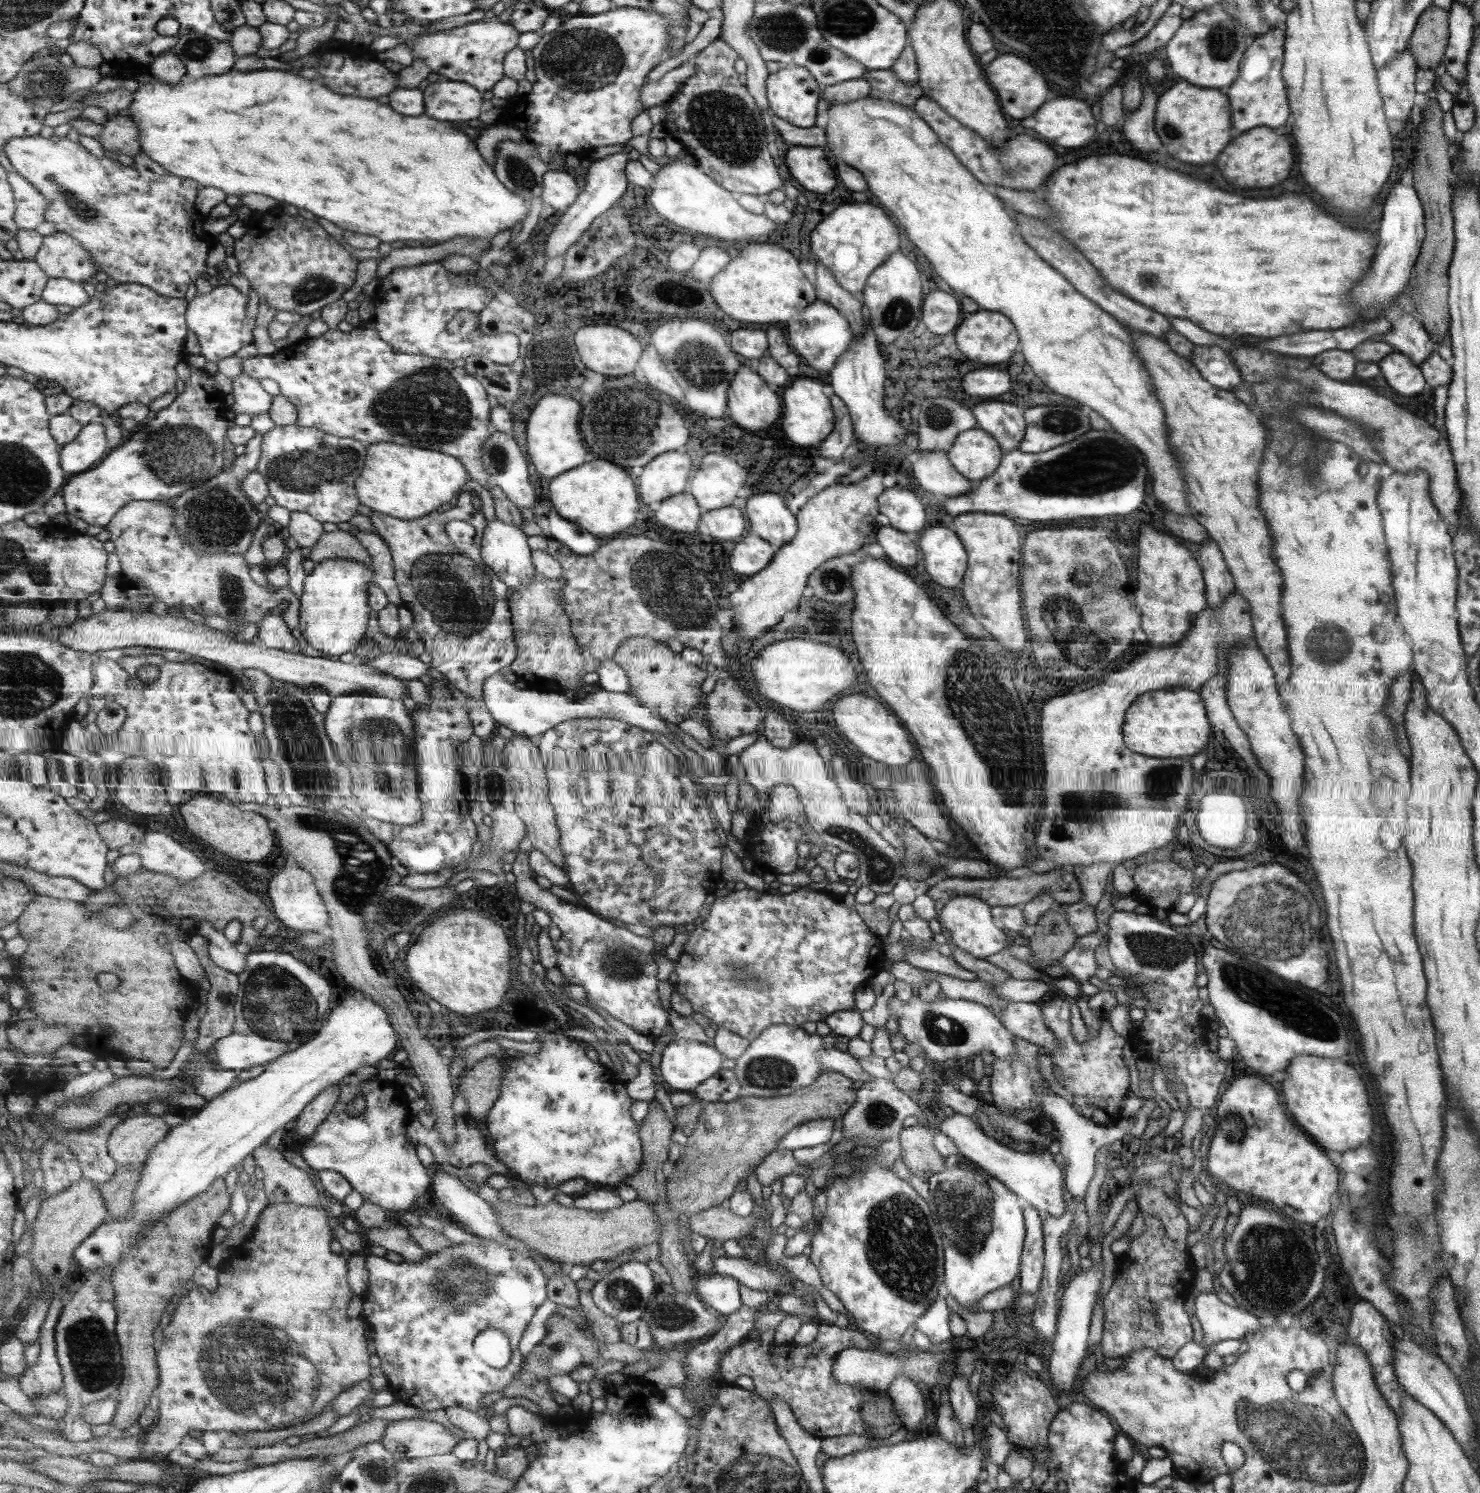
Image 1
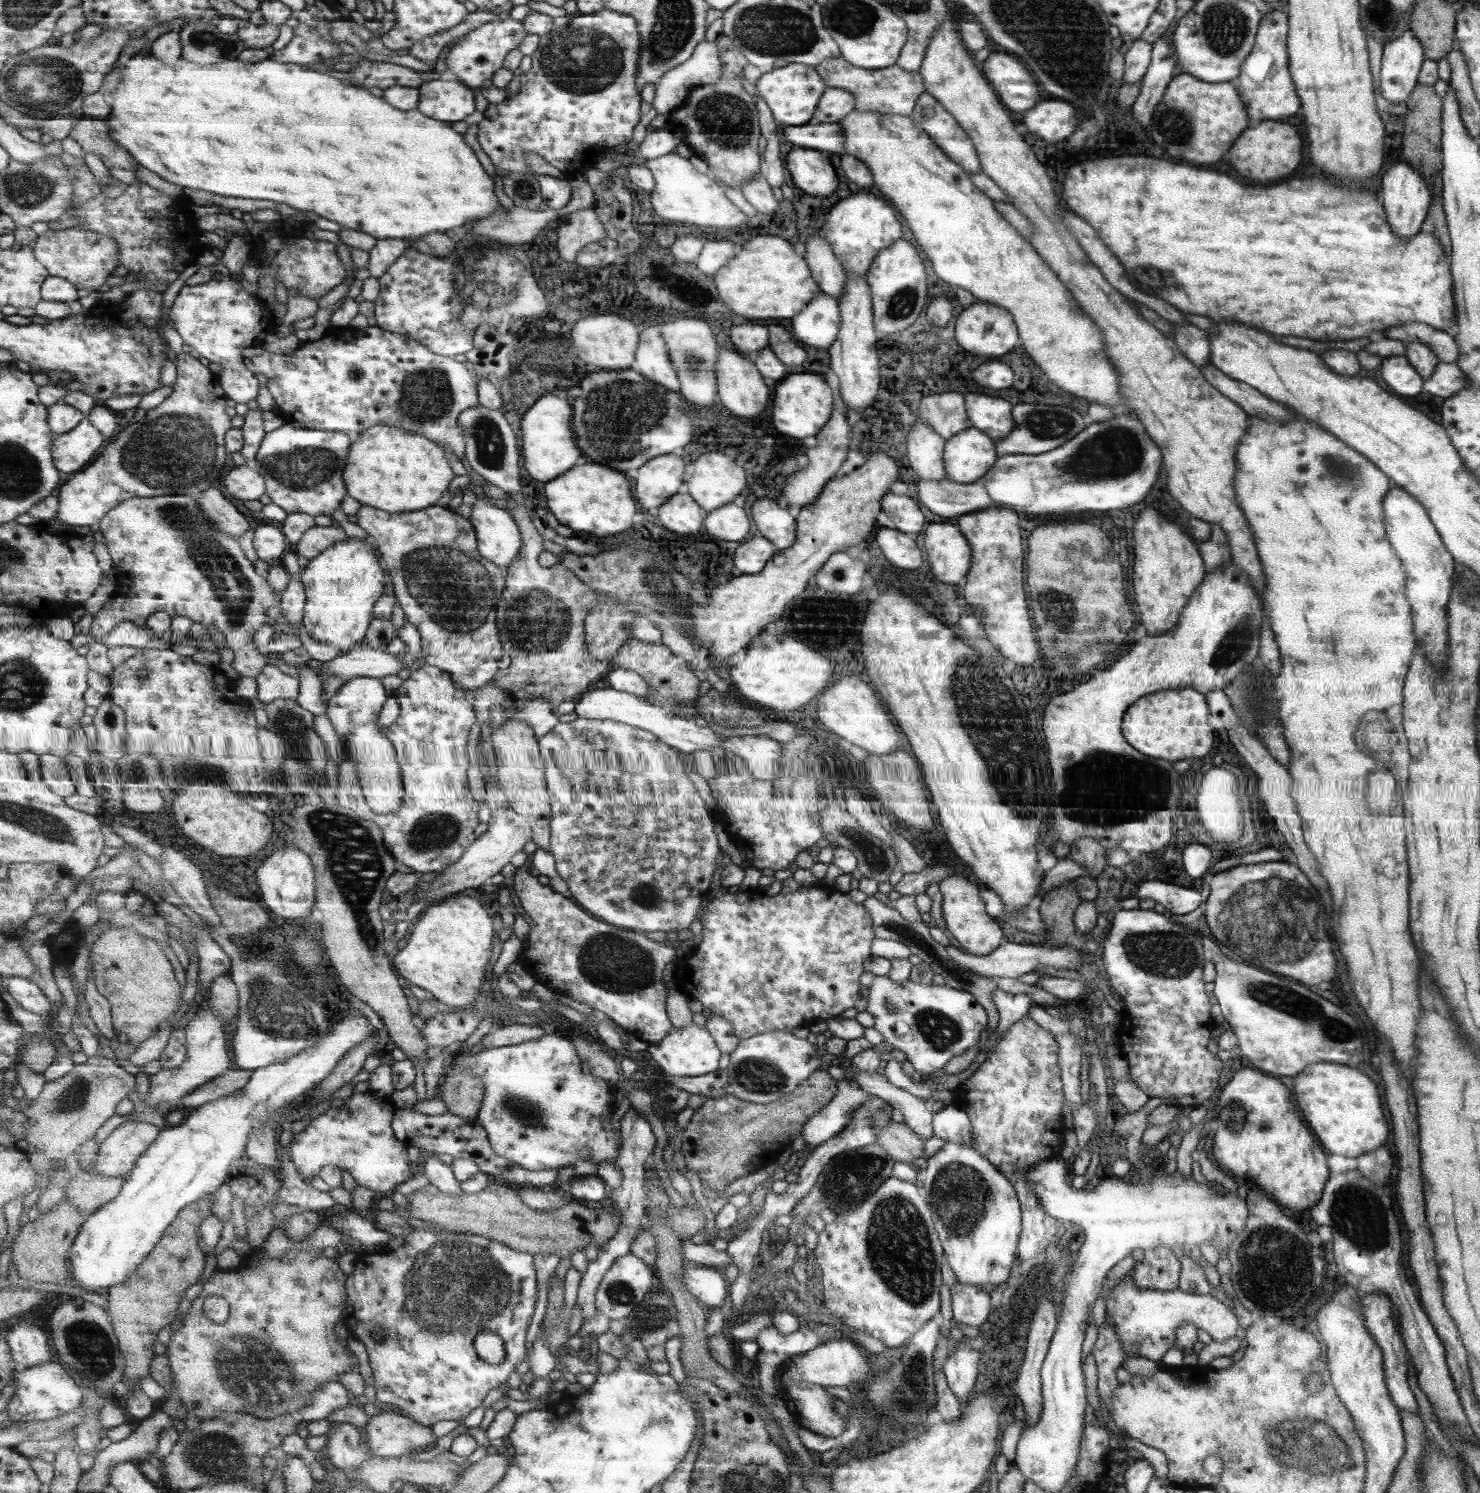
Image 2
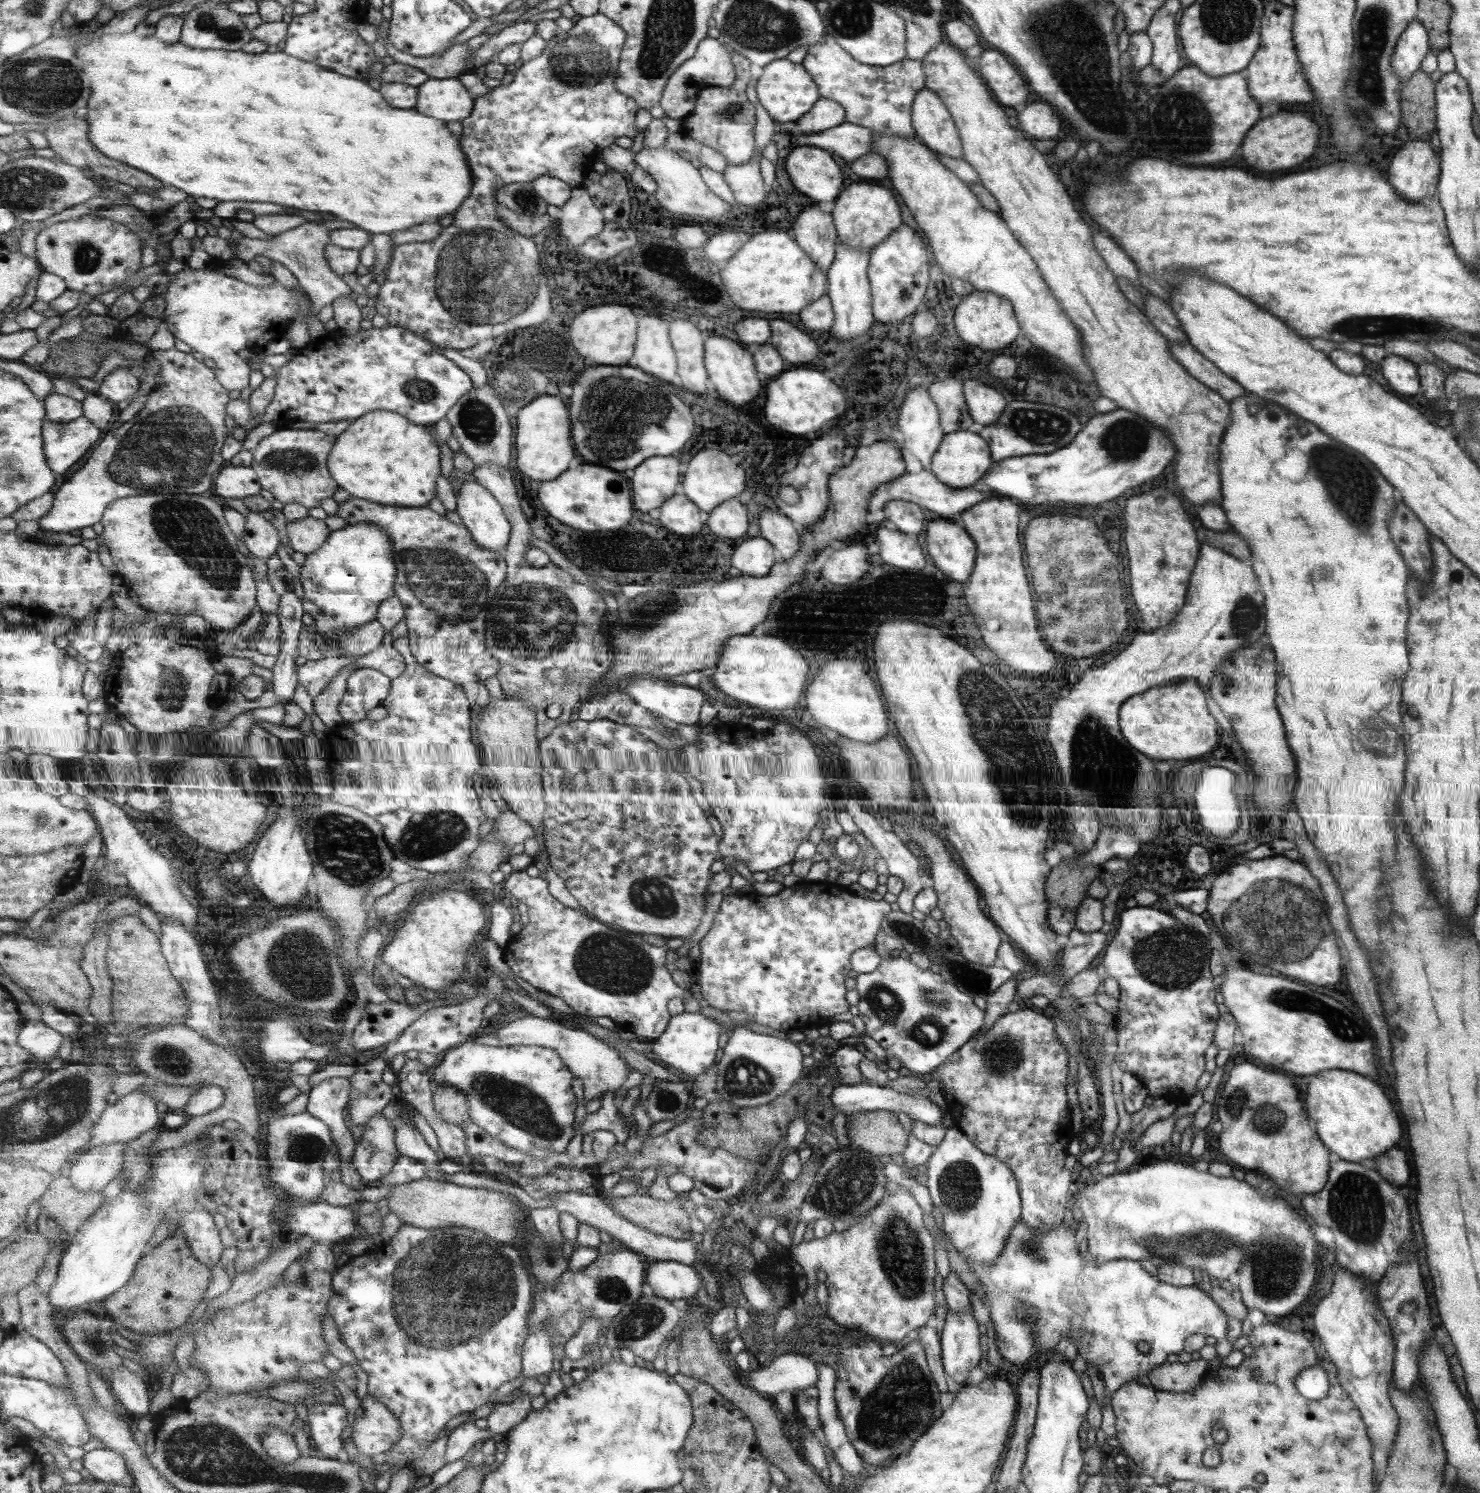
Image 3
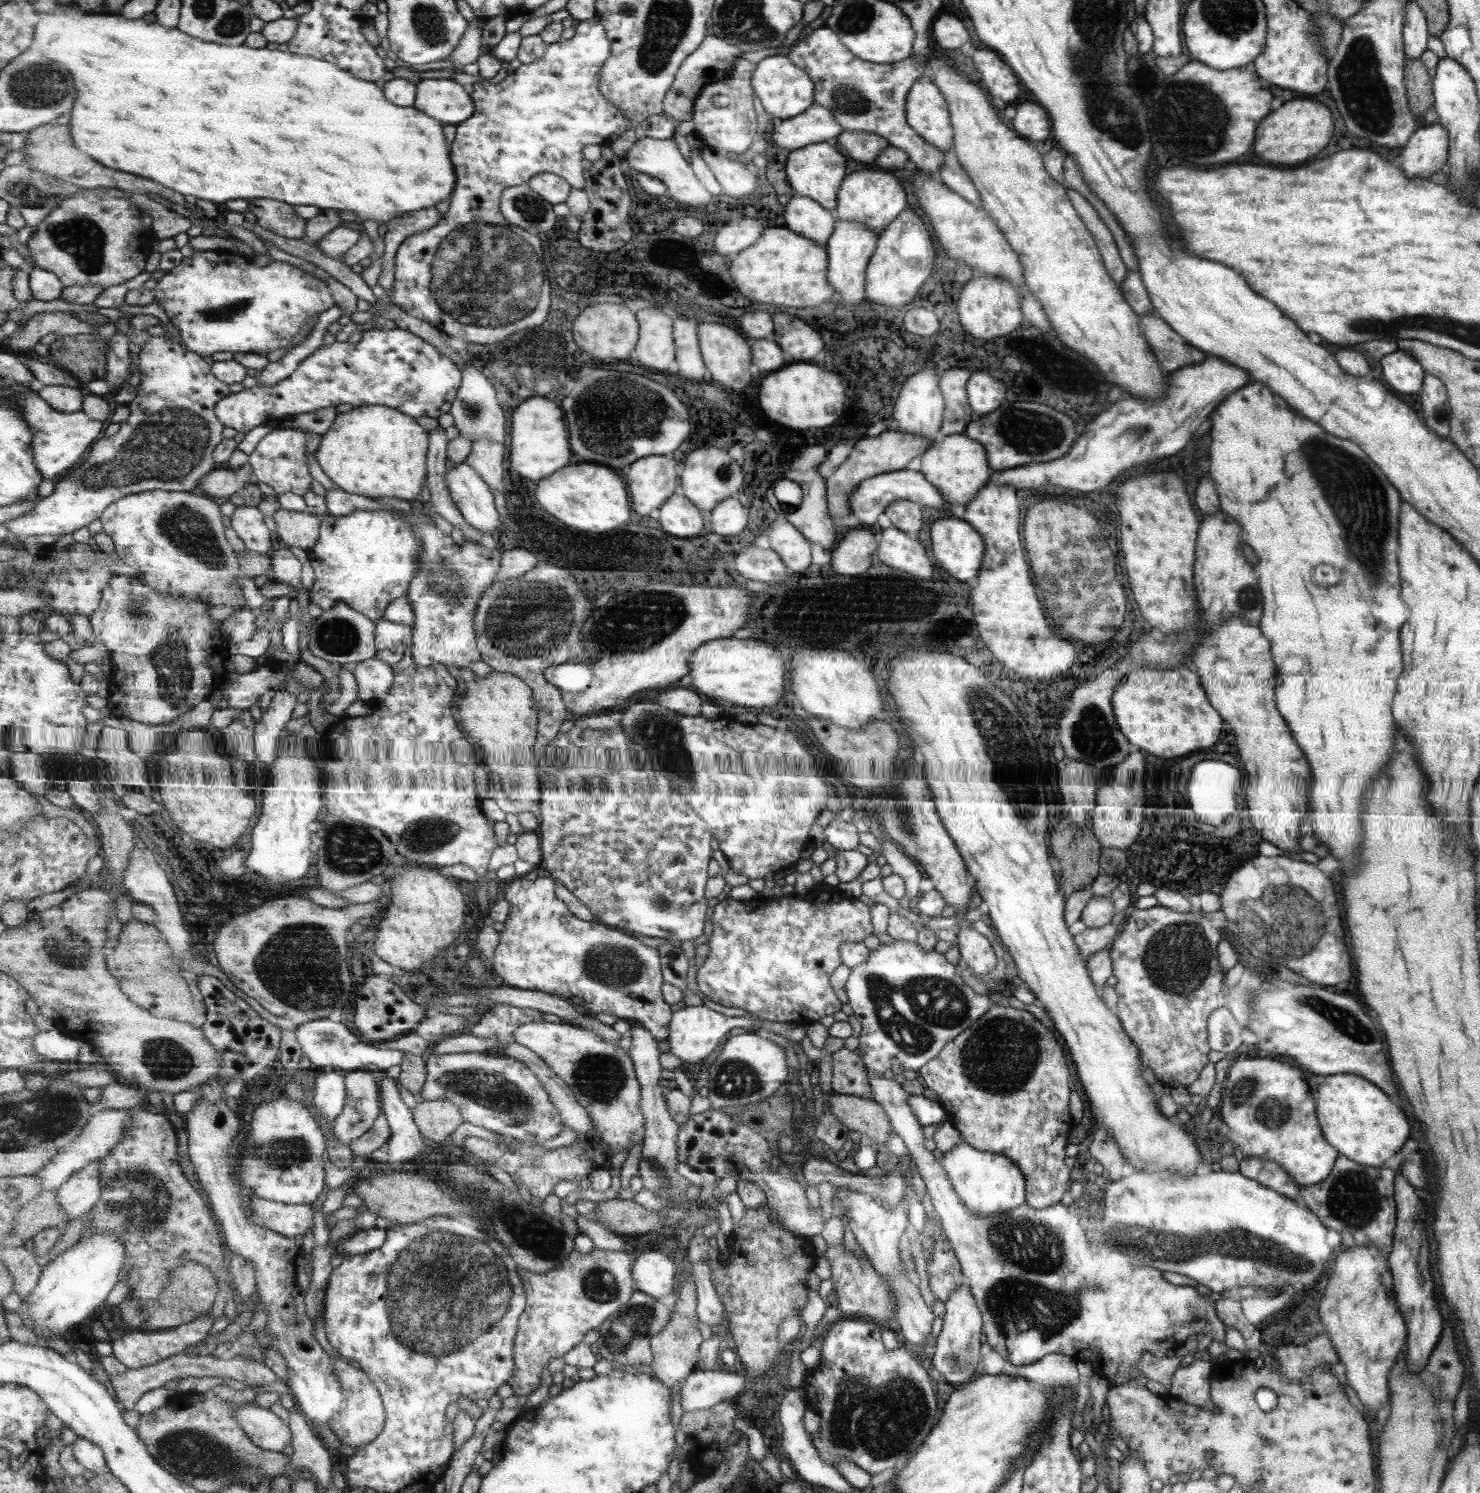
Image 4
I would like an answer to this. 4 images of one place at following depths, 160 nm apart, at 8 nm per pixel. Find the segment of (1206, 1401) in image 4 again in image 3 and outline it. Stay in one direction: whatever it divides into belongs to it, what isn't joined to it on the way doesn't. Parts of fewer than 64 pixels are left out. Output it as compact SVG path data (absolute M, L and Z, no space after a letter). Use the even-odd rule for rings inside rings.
M1200 1359L1191 1360L1187 1364L1178 1361L1172 1364L1164 1363L1151 1370L1147 1377L1156 1390L1189 1392L1202 1384L1210 1367L1210 1362Z

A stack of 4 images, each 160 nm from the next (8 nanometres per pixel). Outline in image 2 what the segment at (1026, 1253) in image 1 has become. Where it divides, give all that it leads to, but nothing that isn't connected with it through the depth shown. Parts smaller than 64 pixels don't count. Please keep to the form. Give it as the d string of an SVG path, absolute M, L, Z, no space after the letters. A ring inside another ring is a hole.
M1027 1012L1013 1022L1003 1036L992 1043L989 1054L981 1064L959 1085L952 1101L952 1105L959 1110L966 1111L973 1127L974 1146L983 1158L987 1158L995 1167L1002 1171L1003 1175L1014 1185L1018 1201L1022 1203L1022 1233L1019 1237L1017 1258L1021 1262L1033 1262L1040 1252L1046 1251L1057 1229L1063 1225L1059 1220L1051 1218L1043 1211L1042 1203L1038 1201L1038 1195L1026 1181L1026 1168L1043 1160L1059 1158L1061 1150L1061 1138L1065 1127L1061 1119L1061 1106L1064 1096L1062 1095L1062 1082L1059 1078L1058 1046L1053 1036L1043 1030L1036 1022L1033 1022Z

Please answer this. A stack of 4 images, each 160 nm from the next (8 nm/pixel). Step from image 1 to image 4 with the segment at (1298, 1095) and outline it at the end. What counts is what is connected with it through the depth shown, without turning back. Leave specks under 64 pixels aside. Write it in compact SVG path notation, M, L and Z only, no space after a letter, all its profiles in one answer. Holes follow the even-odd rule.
M1359 1075L1327 1076L1317 1088L1315 1102L1319 1102L1317 1116L1323 1126L1323 1138L1327 1138L1339 1154L1363 1166L1381 1167L1387 1158L1399 1152L1403 1142L1409 1138L1411 1126L1407 1118L1379 1088L1369 1084L1367 1079L1359 1078Z

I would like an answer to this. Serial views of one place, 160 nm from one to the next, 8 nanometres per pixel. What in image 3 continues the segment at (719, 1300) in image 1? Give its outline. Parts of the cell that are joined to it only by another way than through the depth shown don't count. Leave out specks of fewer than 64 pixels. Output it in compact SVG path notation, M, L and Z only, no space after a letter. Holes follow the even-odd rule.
M669 1260L651 1262L647 1268L646 1282L655 1296L675 1302L679 1299L693 1302L701 1298L701 1278L691 1266Z

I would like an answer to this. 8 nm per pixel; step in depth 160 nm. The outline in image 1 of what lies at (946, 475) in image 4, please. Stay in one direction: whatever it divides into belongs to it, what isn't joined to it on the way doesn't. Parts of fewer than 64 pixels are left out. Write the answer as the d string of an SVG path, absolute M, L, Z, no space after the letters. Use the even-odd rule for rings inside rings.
M977 428L960 432L946 452L951 466L974 483L995 472L1002 453L998 441L987 431Z

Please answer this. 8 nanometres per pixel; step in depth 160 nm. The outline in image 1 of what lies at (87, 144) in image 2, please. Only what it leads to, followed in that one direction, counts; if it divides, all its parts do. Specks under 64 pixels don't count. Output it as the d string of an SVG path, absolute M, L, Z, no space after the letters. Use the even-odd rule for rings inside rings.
M130 115L110 116L102 125L103 130L97 140L103 148L112 151L116 155L126 154L132 158L142 153L138 123Z

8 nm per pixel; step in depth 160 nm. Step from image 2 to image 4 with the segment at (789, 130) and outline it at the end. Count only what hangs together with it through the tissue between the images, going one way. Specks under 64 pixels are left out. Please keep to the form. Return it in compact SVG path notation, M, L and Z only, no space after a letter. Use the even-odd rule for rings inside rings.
M841 130L833 141L827 141L839 145L853 160L863 164L871 163L875 157L889 144L876 134L864 130Z

